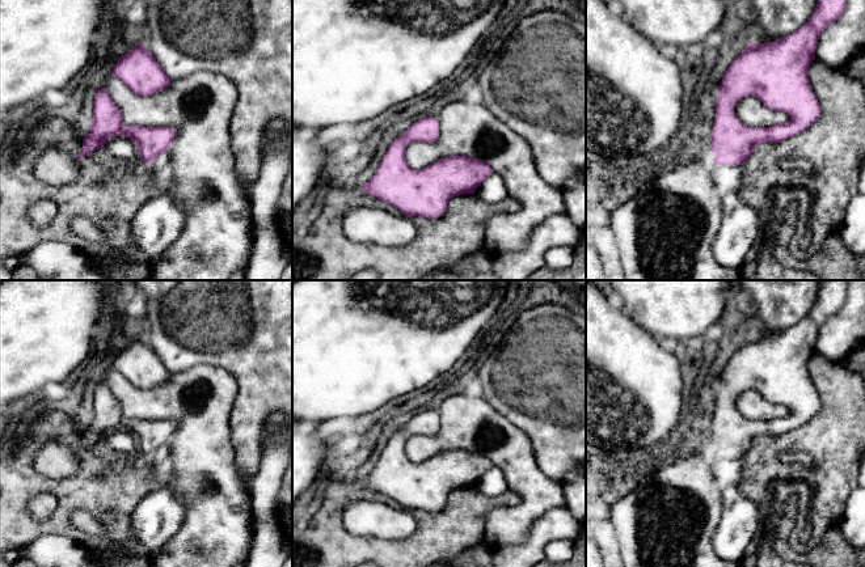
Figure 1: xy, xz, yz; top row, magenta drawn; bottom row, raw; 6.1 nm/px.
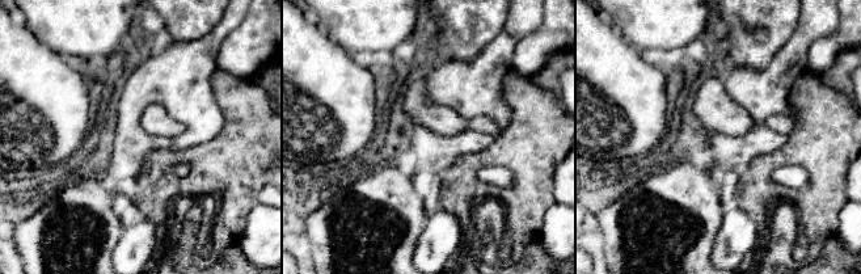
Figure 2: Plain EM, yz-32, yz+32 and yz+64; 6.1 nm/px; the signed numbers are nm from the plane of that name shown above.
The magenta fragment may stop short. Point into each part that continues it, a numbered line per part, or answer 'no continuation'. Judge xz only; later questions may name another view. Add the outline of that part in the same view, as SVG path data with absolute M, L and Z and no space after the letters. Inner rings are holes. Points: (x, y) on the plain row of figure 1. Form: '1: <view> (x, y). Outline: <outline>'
1: xz (465, 423). Outline: M461 394L451 395L436 411L439 432L434 436L408 437L405 445L408 458L414 464L421 464L451 449L477 450L505 474L509 490L516 492L522 499L512 507L495 507L486 513L484 541L491 549L523 543L539 517L553 508L566 507L561 482L550 479L540 470L527 433L501 415L486 399L467 398Z

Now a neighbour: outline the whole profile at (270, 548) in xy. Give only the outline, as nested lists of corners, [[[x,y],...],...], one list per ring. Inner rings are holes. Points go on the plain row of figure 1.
[[[274,412],[265,424],[262,460],[250,482],[252,511],[257,521],[246,567],[283,567],[290,554],[278,509],[278,495],[292,445],[288,419]]]

